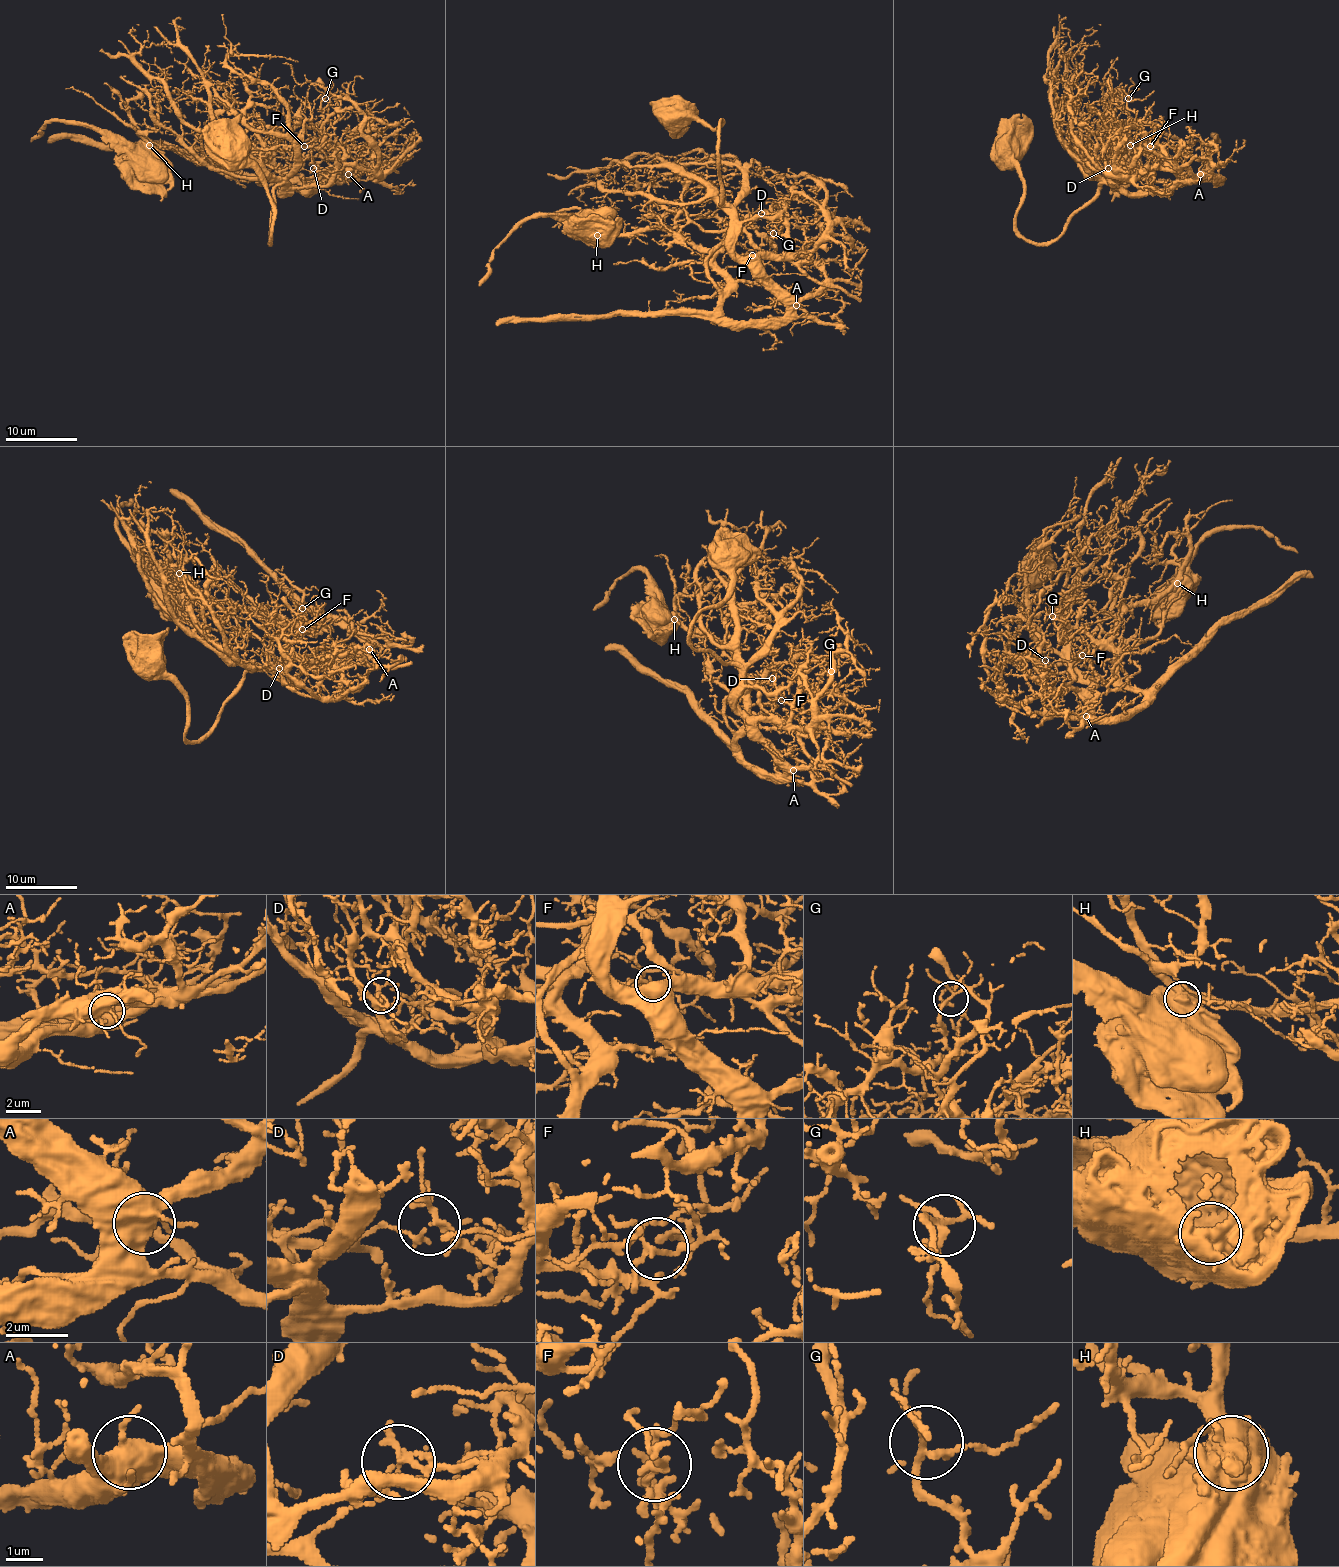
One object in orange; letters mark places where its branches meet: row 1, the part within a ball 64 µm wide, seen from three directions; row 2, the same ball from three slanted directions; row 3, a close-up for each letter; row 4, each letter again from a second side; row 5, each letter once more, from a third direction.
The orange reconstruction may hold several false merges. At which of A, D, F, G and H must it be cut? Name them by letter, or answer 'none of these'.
D, H

